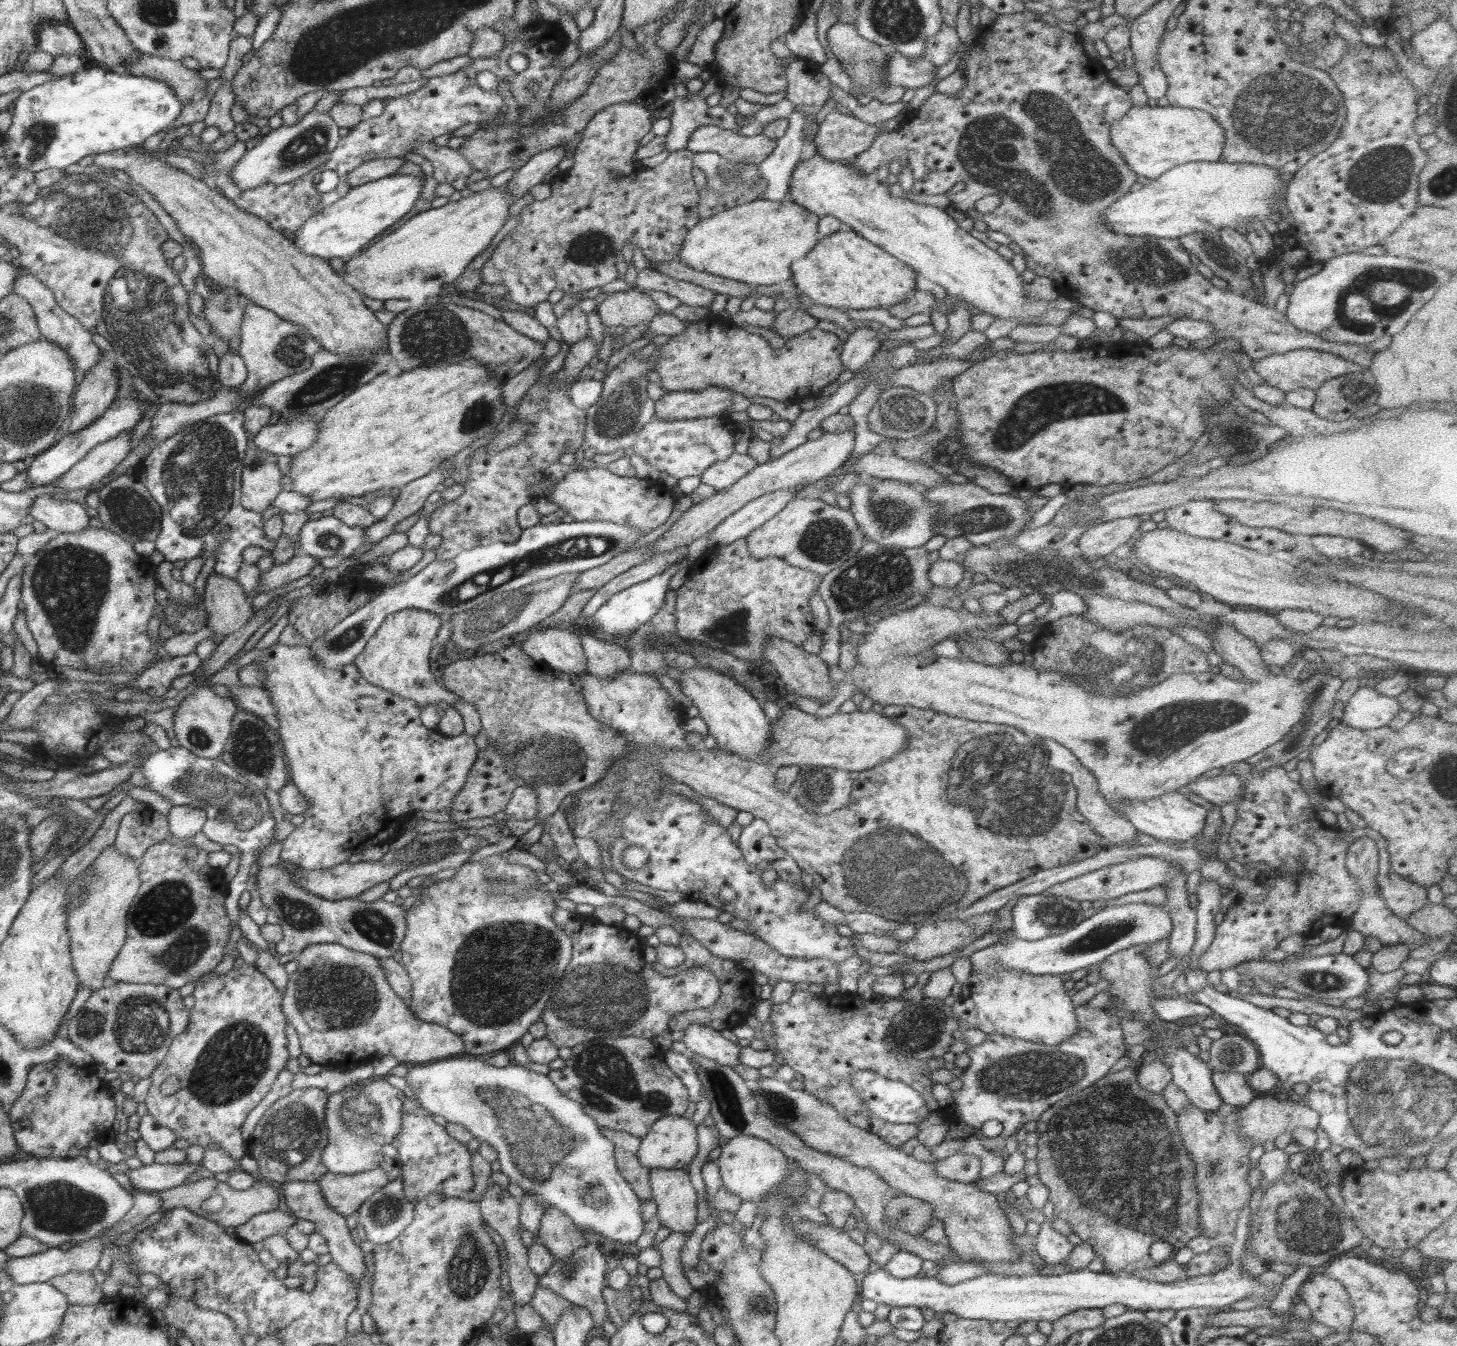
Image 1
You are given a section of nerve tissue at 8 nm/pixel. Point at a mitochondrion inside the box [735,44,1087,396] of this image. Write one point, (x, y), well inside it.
(869, 68)

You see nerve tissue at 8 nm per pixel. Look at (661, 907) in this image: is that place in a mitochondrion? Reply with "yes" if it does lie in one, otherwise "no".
no

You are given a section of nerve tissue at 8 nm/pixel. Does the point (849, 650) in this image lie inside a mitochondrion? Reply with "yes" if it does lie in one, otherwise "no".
no

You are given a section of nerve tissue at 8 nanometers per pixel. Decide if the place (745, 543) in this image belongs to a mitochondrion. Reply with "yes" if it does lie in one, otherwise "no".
no

